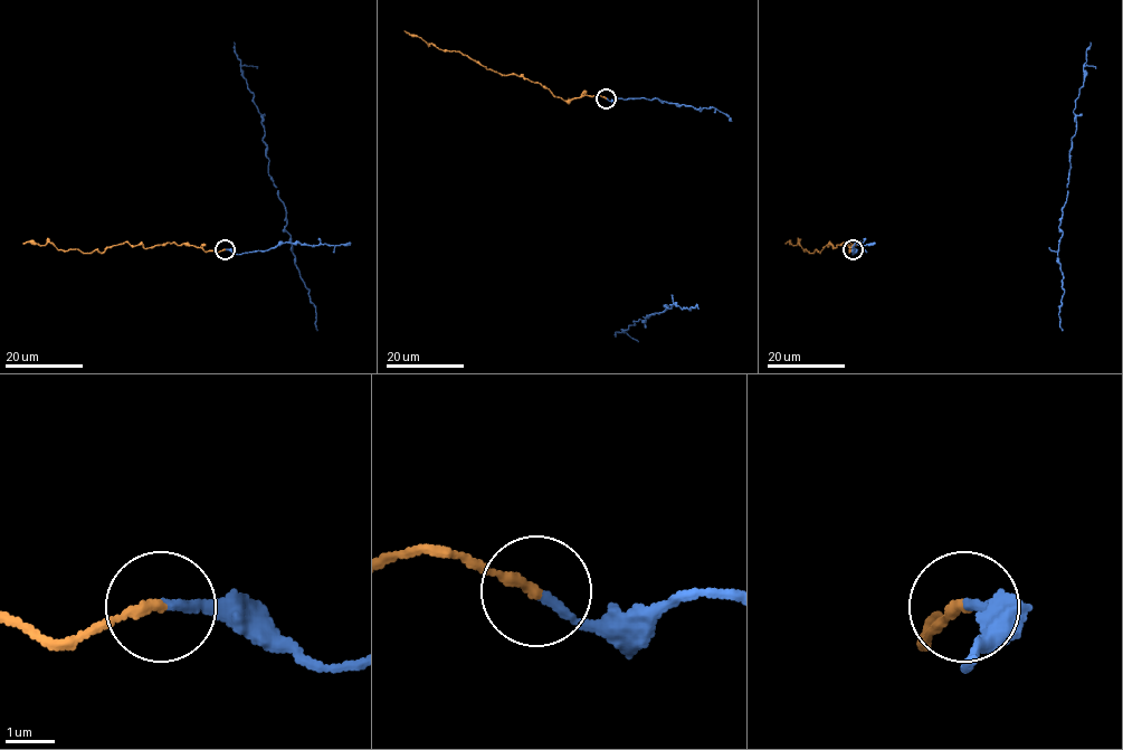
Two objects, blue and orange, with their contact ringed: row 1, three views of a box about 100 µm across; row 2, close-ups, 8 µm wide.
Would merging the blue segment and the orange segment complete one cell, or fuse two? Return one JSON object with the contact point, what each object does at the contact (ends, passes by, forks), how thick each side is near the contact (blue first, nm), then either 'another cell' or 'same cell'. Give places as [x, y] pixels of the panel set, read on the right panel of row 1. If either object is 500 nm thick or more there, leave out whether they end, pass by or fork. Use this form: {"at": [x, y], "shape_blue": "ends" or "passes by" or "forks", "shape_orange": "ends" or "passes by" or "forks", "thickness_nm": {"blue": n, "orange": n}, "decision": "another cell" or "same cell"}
{"at": [853, 249], "shape_blue": "ends", "shape_orange": "ends", "thickness_nm": {"blue": 180, "orange": 220}, "decision": "same cell"}

